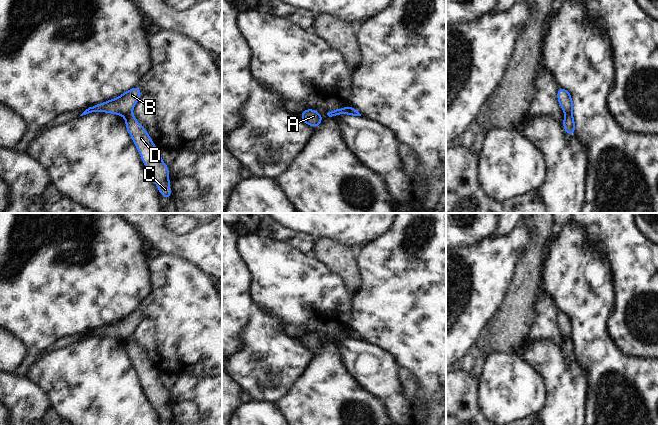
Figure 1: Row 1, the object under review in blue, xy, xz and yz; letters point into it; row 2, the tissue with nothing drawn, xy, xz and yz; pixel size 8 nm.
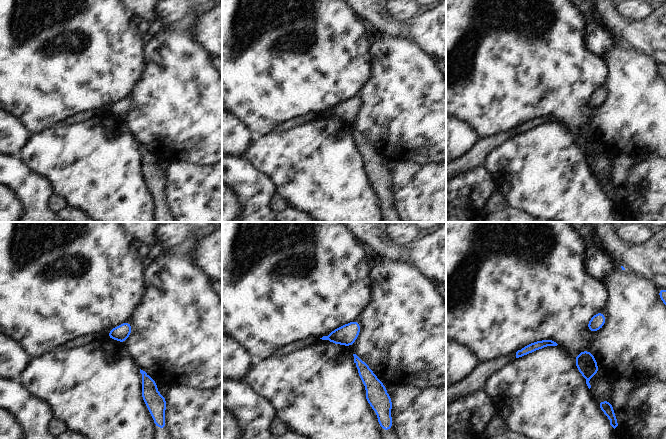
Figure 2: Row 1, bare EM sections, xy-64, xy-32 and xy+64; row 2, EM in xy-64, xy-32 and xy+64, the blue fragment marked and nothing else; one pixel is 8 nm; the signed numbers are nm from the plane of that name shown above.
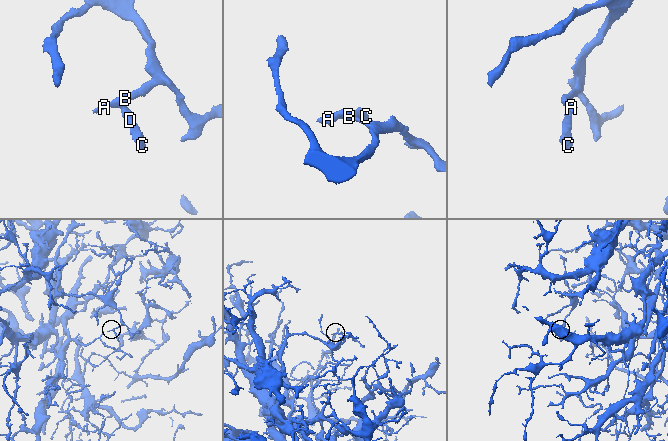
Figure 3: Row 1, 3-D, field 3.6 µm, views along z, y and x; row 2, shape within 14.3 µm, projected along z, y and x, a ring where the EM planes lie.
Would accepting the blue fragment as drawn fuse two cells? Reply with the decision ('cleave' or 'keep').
cleave

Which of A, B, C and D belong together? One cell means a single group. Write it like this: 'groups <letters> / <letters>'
groups A B / C D

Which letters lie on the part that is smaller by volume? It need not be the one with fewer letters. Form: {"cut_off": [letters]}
{"cut_off": ["C", "D"]}

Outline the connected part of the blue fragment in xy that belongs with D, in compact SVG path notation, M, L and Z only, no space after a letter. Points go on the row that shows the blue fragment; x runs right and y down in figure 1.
M132 112L128 113L124 118L127 132L131 135L135 146L138 148L138 154L142 156L142 162L146 165L150 178L157 184L157 191L162 193L162 197L171 200L169 169L162 161L160 151L153 144L144 126L135 119Z

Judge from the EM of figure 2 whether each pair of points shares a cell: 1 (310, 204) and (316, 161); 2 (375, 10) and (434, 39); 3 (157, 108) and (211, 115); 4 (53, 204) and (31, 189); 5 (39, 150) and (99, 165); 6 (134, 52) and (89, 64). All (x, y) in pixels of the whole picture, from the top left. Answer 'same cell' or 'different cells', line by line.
1: same cell
2: same cell
3: same cell
4: different cells
5: same cell
6: same cell

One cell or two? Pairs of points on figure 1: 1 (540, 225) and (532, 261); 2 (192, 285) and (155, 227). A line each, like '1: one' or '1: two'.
1: one
2: two

